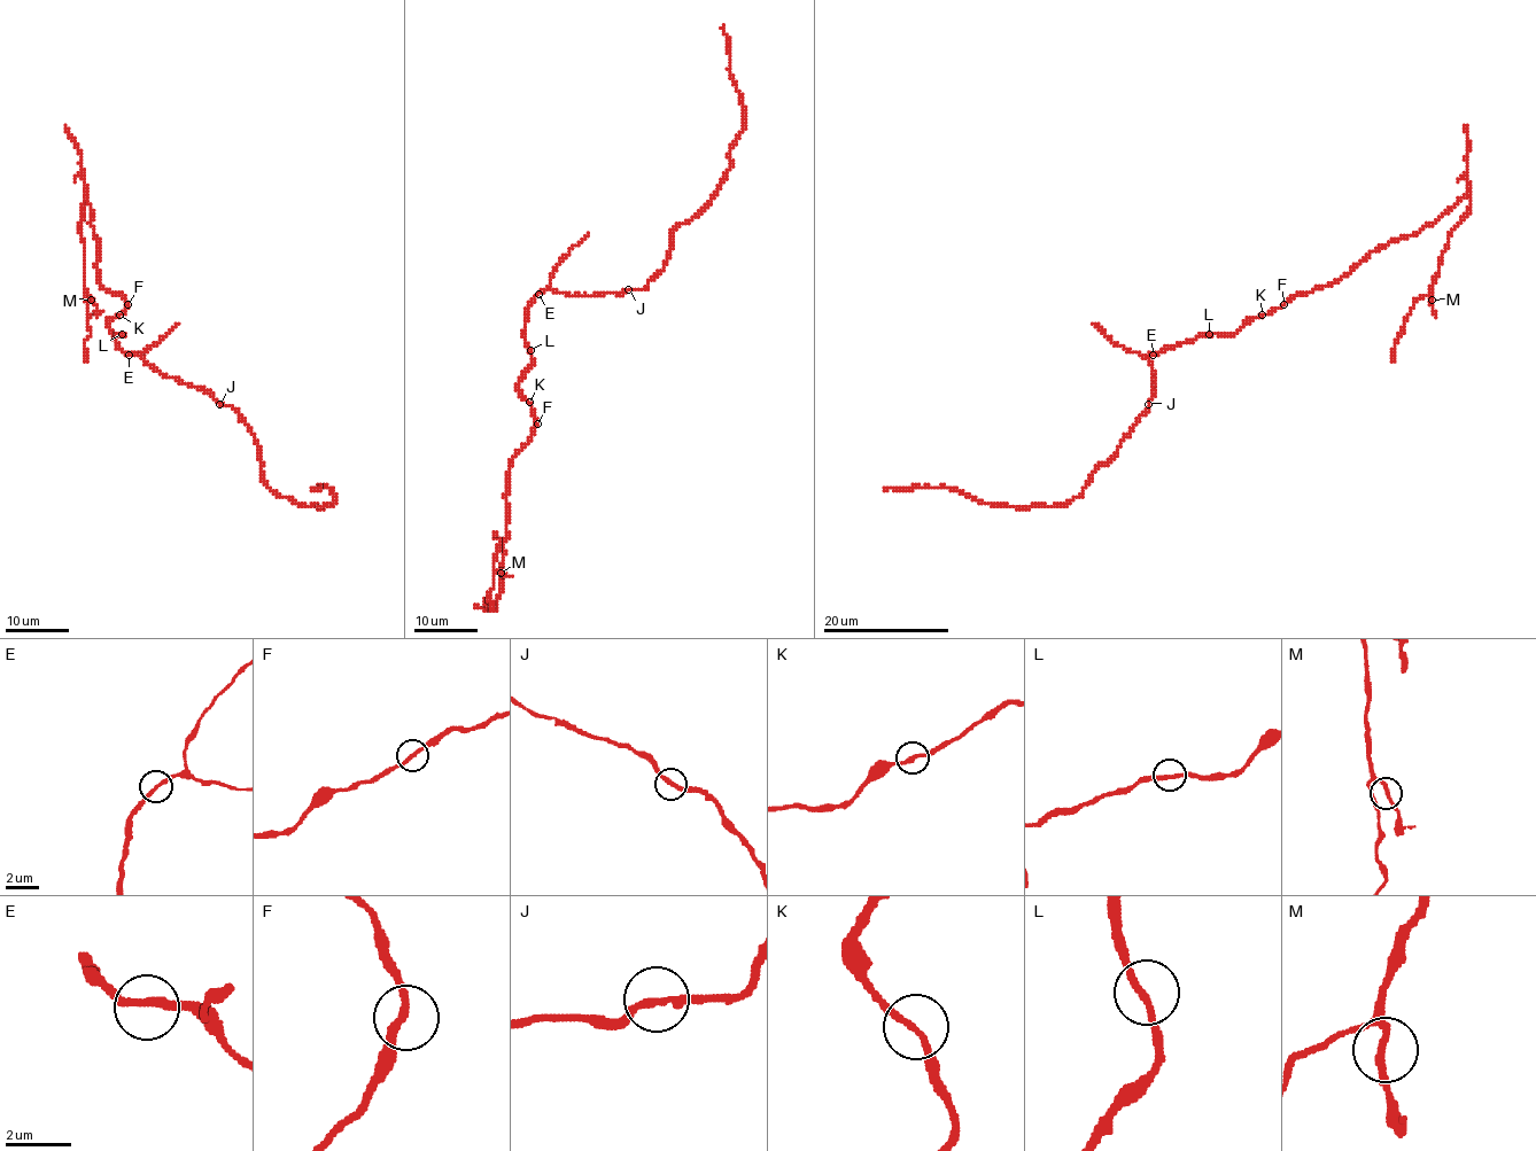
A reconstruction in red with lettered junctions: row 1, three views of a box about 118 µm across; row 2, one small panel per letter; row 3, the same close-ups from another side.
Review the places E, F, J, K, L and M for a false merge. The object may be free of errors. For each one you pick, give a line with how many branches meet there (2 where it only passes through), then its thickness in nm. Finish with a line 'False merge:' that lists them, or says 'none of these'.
False merge: none of these

